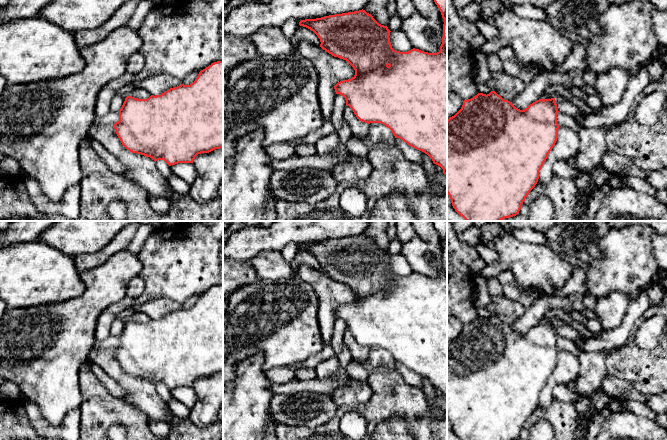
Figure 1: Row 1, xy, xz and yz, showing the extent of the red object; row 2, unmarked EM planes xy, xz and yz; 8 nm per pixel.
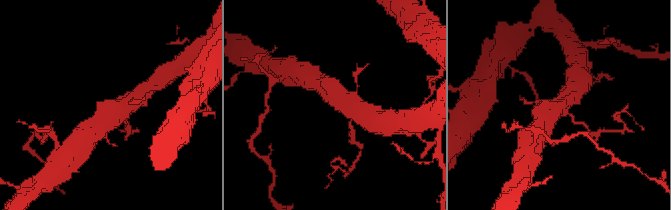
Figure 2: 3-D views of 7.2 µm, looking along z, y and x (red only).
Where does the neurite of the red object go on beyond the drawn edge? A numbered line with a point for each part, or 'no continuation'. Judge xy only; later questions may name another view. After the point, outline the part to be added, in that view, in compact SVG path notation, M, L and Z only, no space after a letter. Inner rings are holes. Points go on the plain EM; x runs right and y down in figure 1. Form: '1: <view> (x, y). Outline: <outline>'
no continuation

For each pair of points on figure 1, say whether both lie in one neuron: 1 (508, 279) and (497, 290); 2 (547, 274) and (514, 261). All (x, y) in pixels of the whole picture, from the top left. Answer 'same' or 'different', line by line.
1: different
2: same

